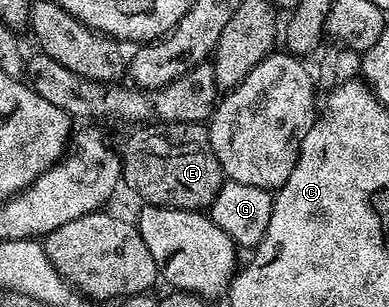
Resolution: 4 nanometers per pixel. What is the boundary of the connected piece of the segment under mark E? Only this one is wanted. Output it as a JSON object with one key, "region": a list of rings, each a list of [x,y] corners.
{"region":[[[155,123],[147,127],[137,128],[137,133],[128,137],[128,142],[122,148],[122,181],[129,185],[138,196],[141,202],[167,209],[195,209],[204,211],[212,204],[212,200],[218,195],[220,186],[226,178],[220,170],[218,159],[210,147],[208,130],[200,123]]]}

